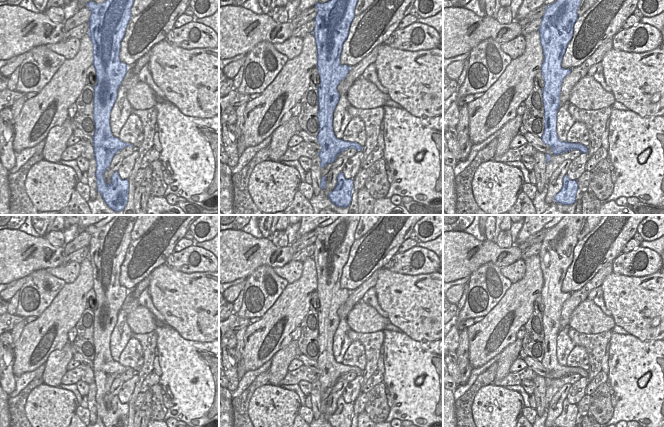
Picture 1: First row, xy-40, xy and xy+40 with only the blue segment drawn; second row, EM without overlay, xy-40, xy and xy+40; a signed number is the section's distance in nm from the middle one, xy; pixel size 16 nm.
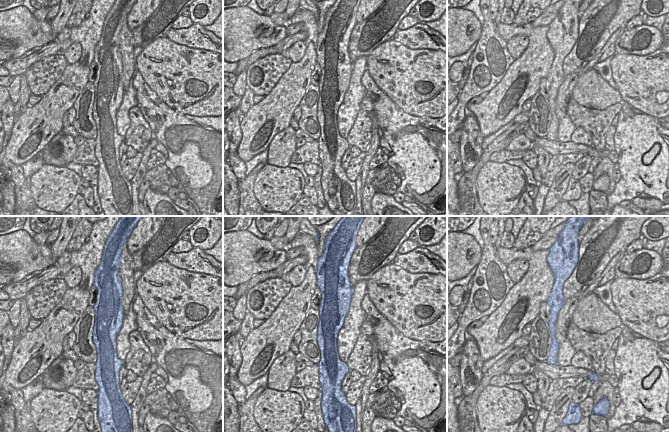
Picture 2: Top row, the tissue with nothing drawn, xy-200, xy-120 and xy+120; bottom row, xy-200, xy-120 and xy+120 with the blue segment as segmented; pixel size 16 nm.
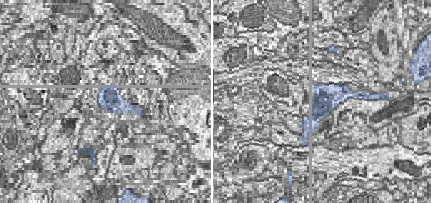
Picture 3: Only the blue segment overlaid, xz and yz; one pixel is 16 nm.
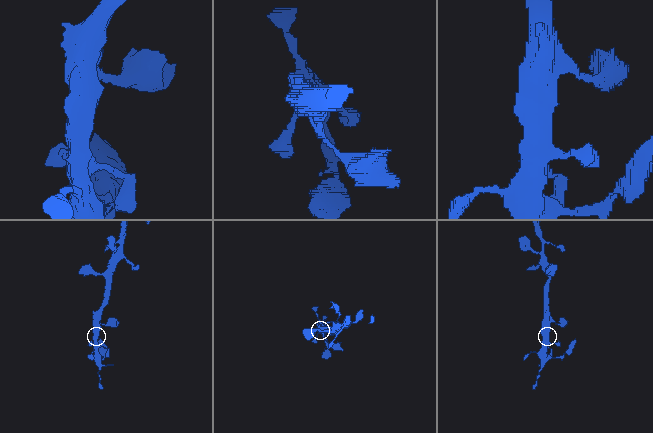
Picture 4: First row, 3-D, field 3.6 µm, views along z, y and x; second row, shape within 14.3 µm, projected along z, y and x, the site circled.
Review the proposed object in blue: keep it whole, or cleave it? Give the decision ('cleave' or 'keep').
keep

